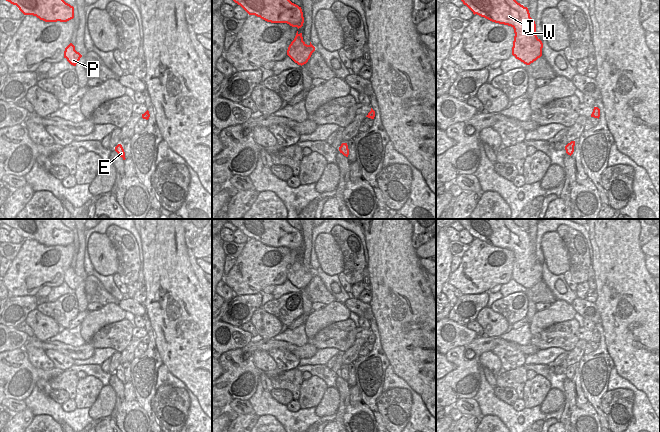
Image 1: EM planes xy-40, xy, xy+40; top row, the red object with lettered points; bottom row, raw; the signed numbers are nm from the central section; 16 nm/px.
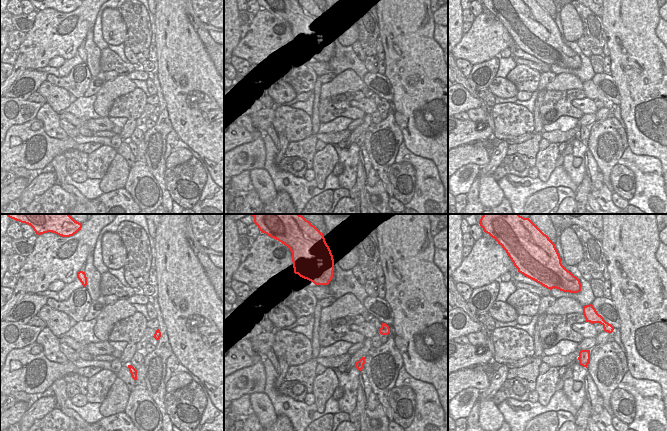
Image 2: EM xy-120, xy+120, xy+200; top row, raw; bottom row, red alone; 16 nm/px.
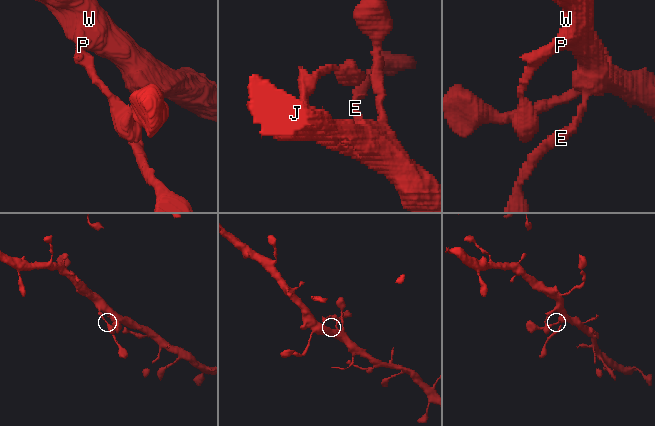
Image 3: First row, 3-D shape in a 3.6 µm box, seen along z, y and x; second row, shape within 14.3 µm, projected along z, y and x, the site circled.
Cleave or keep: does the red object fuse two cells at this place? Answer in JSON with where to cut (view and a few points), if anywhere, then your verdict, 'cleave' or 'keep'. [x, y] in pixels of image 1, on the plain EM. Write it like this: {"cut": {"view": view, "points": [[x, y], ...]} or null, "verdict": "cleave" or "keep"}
{"cut": null, "verdict": "keep"}

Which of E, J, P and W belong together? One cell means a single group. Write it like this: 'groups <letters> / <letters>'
groups E J P W

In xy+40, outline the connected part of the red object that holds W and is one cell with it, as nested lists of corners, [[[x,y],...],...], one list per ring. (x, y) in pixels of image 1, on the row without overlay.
[[[455,219],[473,238],[492,246],[511,250],[514,253],[512,279],[526,289],[542,280],[543,267],[536,259],[535,245],[530,241],[527,231],[518,227],[512,219]]]

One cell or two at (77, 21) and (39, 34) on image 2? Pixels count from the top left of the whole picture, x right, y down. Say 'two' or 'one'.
one

